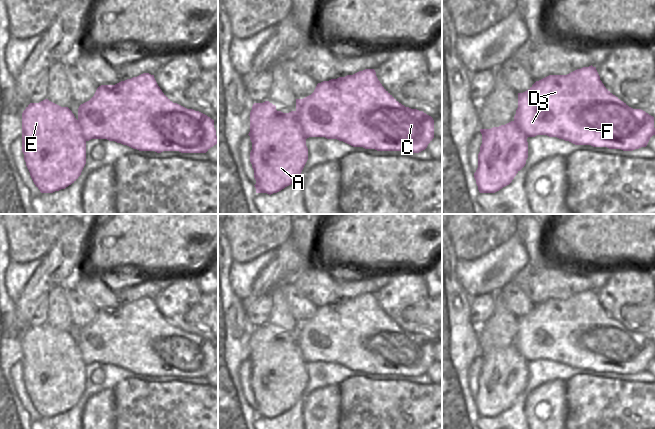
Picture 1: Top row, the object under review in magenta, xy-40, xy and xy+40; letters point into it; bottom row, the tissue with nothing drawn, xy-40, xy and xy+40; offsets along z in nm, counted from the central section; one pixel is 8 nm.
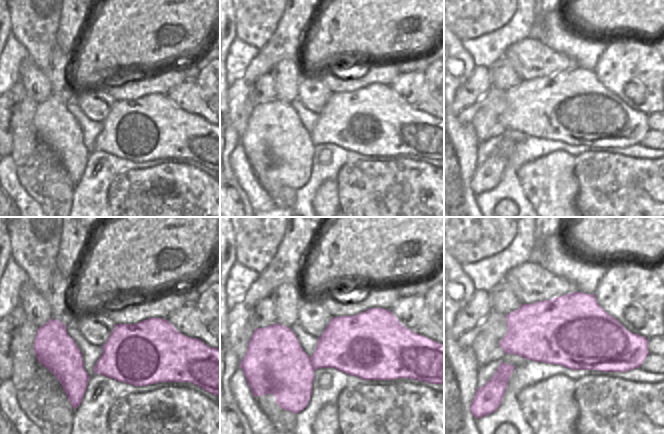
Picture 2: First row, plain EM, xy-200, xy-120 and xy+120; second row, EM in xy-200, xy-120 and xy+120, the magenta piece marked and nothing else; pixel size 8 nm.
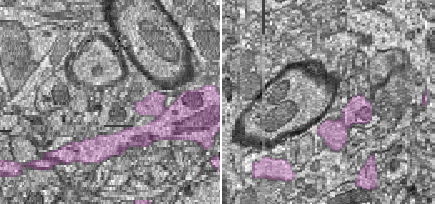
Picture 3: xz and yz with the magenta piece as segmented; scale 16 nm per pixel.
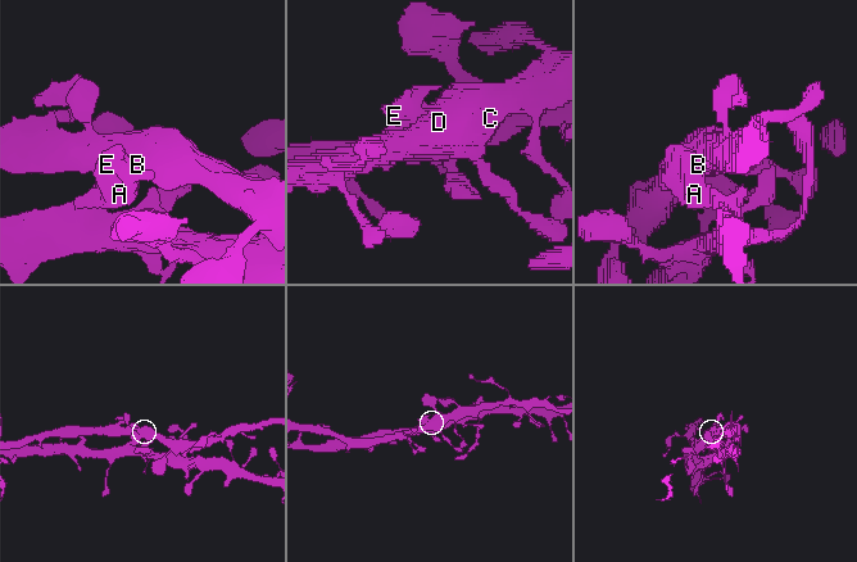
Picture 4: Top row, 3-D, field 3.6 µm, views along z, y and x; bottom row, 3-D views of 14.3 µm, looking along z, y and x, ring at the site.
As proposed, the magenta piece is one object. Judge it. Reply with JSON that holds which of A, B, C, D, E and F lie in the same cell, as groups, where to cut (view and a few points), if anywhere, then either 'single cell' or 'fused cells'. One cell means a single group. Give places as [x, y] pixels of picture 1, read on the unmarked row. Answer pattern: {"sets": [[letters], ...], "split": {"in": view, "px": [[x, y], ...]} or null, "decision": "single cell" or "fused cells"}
{"sets": [["A", "E"], ["B", "C", "D", "F"]], "split": {"in": "xy", "px": [[295, 335], [295, 341], [306, 362]]}, "decision": "fused cells"}

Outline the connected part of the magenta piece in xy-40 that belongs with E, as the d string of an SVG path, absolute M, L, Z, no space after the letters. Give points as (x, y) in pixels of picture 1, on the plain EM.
M48 323L30 327L22 337L22 376L30 400L41 417L53 417L74 407L86 388L86 364L82 352L68 331L61 331Z

